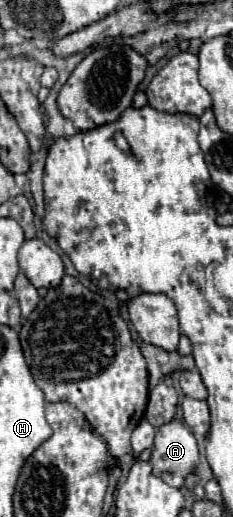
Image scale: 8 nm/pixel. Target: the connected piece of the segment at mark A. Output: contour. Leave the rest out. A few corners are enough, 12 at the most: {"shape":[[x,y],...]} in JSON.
{"shape":[[177,419],[157,427],[155,477],[181,487],[195,469],[197,441]]}

